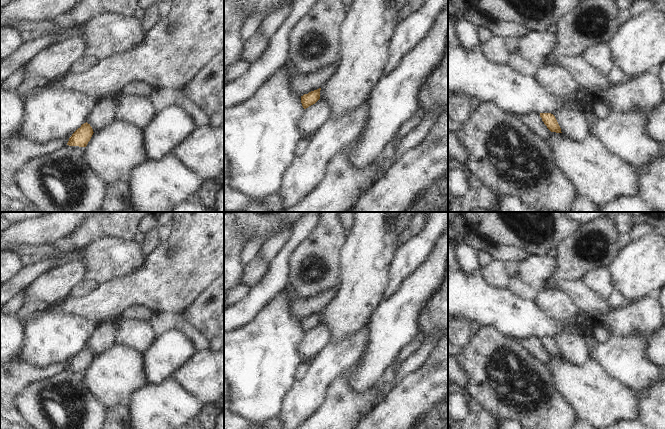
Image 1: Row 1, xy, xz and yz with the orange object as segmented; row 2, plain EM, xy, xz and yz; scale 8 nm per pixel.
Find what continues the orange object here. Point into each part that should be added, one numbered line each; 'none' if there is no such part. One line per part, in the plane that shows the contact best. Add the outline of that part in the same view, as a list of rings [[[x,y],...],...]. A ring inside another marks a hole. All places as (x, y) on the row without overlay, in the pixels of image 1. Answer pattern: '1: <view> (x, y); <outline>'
none

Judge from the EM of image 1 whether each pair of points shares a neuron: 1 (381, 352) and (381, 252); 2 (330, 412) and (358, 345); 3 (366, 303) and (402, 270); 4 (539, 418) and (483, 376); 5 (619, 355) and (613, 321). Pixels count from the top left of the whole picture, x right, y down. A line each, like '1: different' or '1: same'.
1: different
2: different
3: different
4: same
5: different

